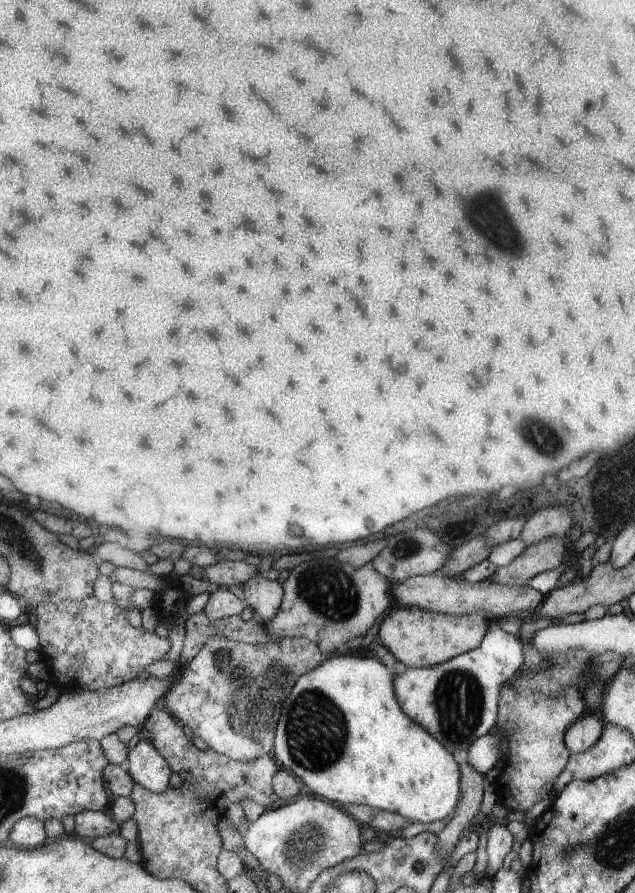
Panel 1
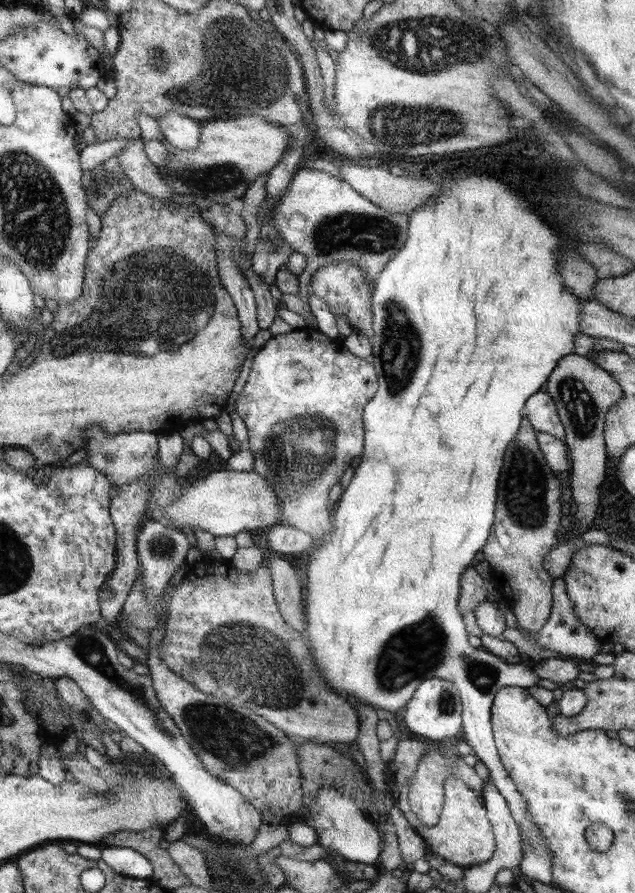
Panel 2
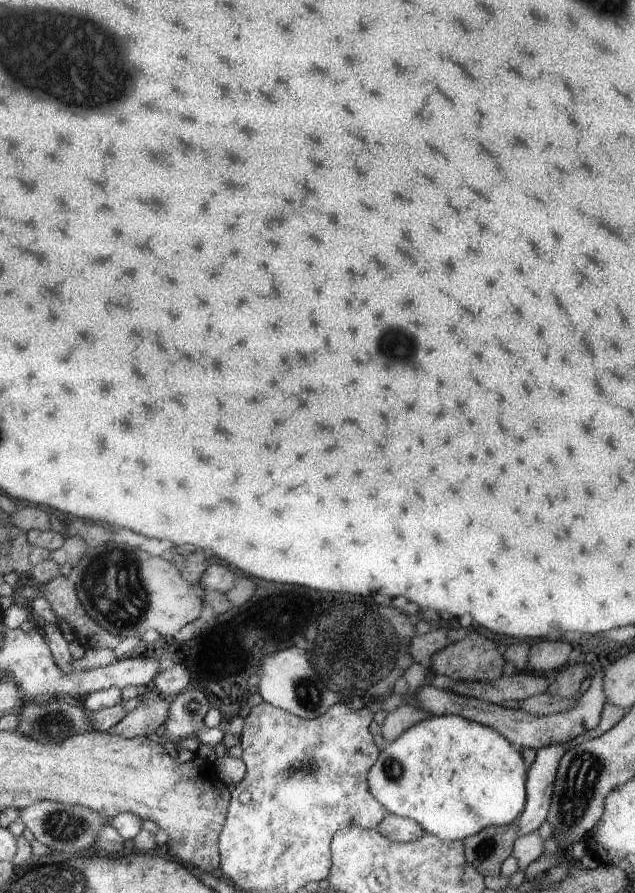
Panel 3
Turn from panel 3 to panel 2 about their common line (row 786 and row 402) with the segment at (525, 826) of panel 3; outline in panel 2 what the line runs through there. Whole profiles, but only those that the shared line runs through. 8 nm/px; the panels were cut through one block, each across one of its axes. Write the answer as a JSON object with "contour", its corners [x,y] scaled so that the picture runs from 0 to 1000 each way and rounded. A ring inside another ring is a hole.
{"contour":[[[861,439],[839,441],[824,457],[824,466],[836,473],[846,484],[861,484],[890,497],[890,479],[877,466],[874,452]]]}

